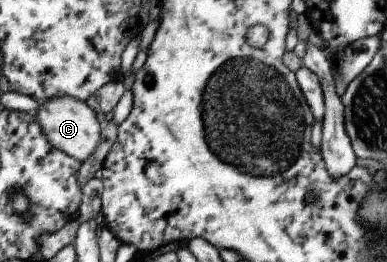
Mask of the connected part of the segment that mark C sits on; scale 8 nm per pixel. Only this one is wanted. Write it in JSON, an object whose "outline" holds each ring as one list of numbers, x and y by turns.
{"outline":[[70,96,42,100,38,103,35,115,41,134,44,134,47,142,54,149,65,153,80,163,93,153,100,141,103,127,99,125,96,114,83,101]]}

